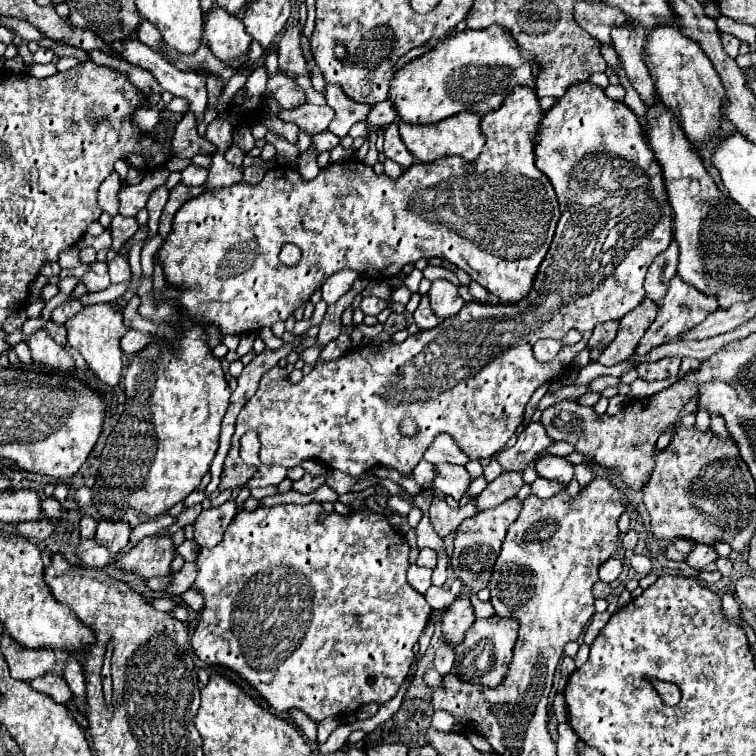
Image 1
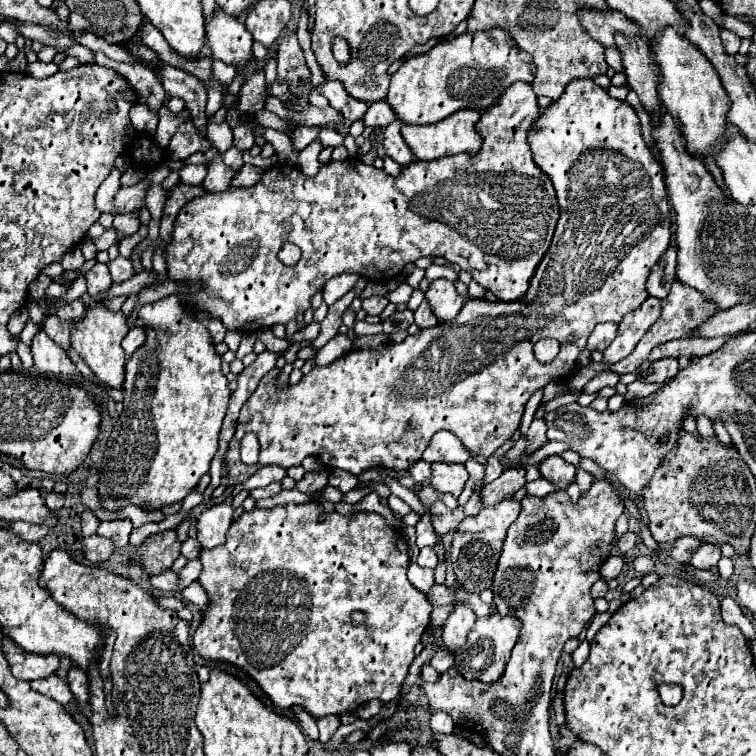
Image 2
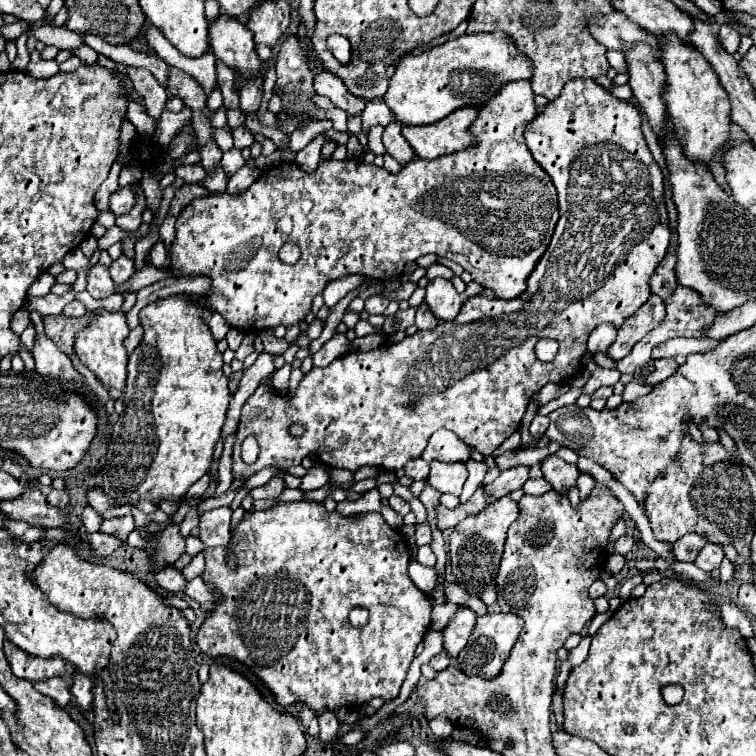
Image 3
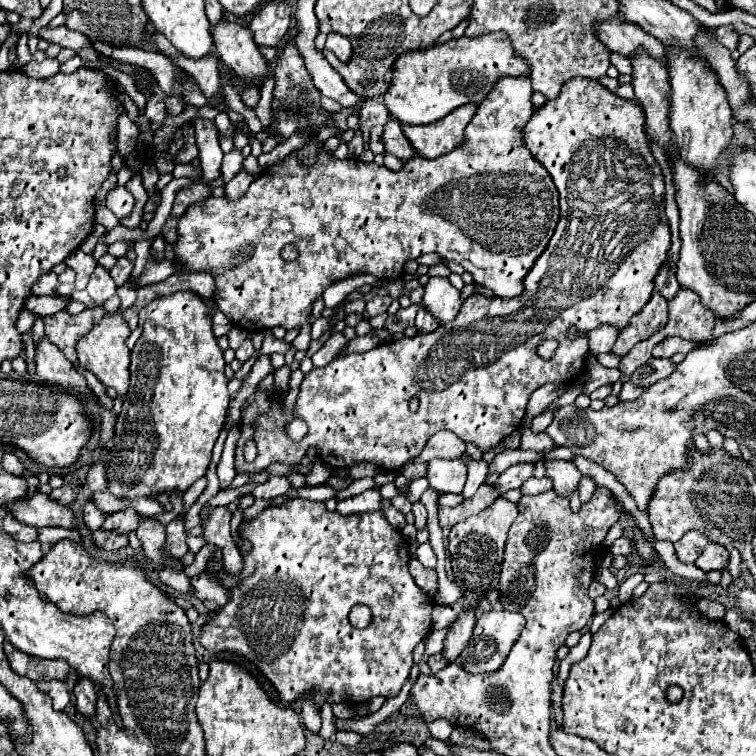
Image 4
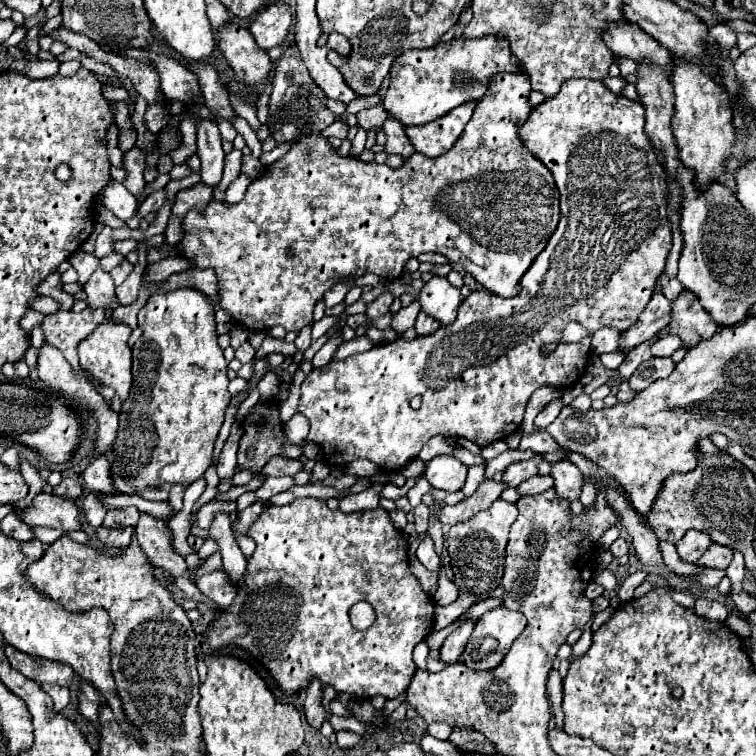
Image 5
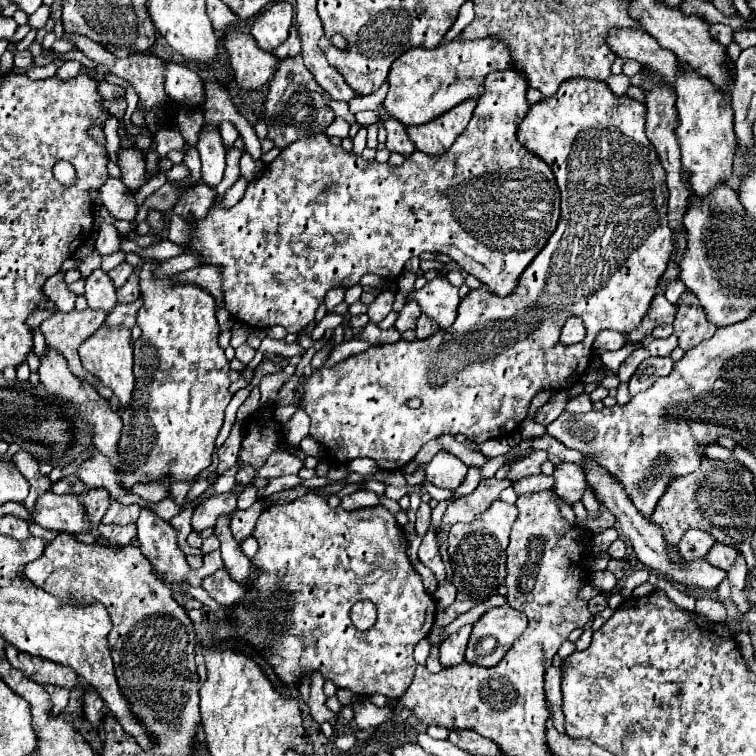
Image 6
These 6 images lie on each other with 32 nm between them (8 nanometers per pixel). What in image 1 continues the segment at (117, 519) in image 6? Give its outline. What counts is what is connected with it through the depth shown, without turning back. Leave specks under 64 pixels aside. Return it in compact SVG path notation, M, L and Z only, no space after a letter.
M98 522L96 528L96 540L98 544L104 544L104 548L110 550L110 556L116 556L130 538L130 524L128 522Z

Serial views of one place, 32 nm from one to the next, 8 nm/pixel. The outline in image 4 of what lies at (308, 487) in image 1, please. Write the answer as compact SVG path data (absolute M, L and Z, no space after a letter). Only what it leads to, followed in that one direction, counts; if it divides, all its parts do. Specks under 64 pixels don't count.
M314 460L312 470L306 474L306 484L304 486L322 486L330 478L330 466L324 464L322 460Z

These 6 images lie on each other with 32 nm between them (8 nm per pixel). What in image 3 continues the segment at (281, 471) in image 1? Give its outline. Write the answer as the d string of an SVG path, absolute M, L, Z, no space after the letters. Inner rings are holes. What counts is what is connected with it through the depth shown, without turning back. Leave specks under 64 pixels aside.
M270 466L252 475L240 488L245 487L248 489L254 489L267 484L273 477L282 476L283 473L277 467ZM220 506L214 510L208 510L200 514L200 540L206 548L212 546L228 546L230 540L230 518L232 510L230 506Z

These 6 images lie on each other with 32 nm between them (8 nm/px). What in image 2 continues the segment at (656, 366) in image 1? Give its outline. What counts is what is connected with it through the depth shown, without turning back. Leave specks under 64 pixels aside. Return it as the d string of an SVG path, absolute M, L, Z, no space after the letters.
M662 358L650 362L646 368L638 370L638 378L644 382L666 382L678 374L678 360L676 358Z

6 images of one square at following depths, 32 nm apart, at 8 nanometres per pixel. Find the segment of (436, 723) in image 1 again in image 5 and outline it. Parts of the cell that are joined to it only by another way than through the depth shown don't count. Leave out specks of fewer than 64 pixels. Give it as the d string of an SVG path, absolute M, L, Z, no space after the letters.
M436 722L436 724L428 726L428 734L438 740L448 740L450 732L452 732L452 728L448 728L448 724L444 724L444 722Z

